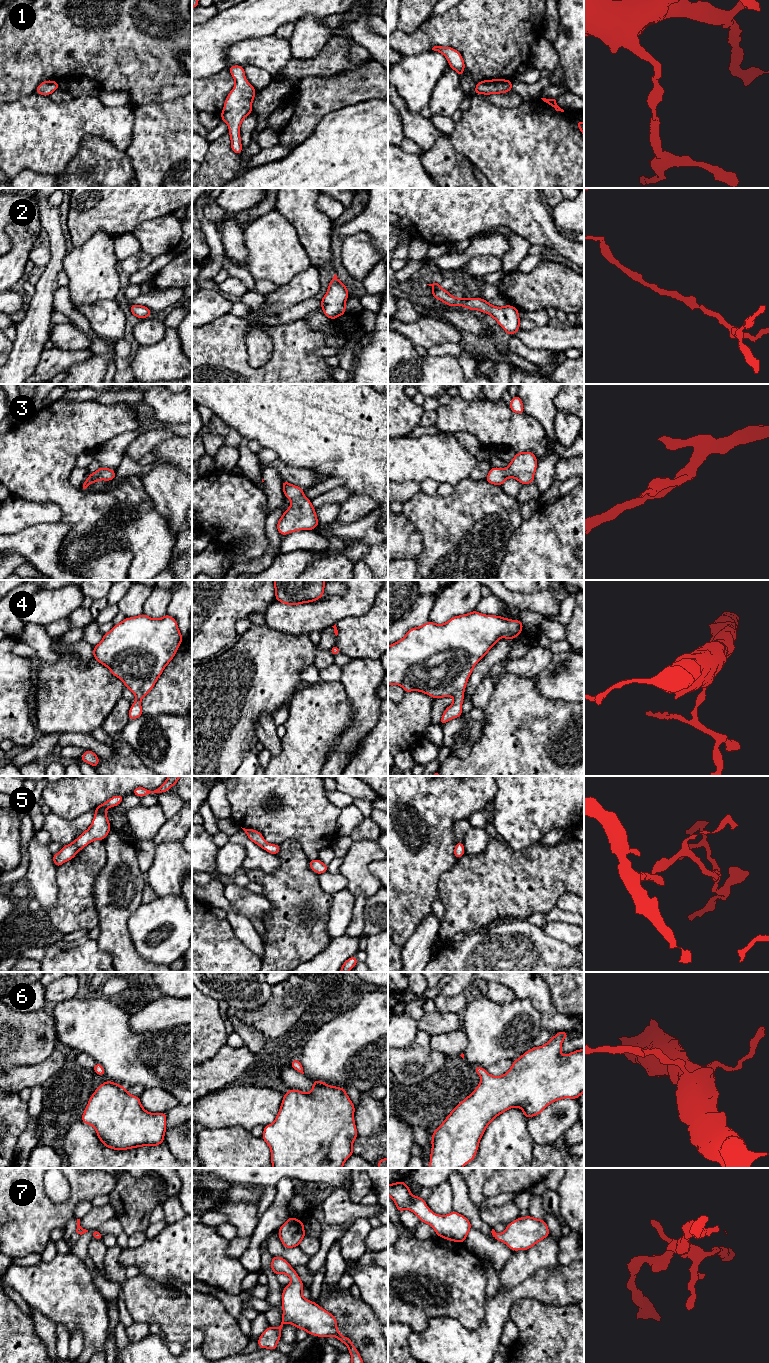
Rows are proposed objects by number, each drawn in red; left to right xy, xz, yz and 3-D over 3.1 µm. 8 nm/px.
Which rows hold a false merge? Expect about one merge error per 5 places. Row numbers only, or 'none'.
none

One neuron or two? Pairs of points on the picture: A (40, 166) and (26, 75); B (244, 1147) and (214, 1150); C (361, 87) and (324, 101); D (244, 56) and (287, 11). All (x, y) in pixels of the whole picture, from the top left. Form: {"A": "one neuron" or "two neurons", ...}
{"A": "two neurons", "B": "one neuron", "C": "one neuron", "D": "two neurons"}

